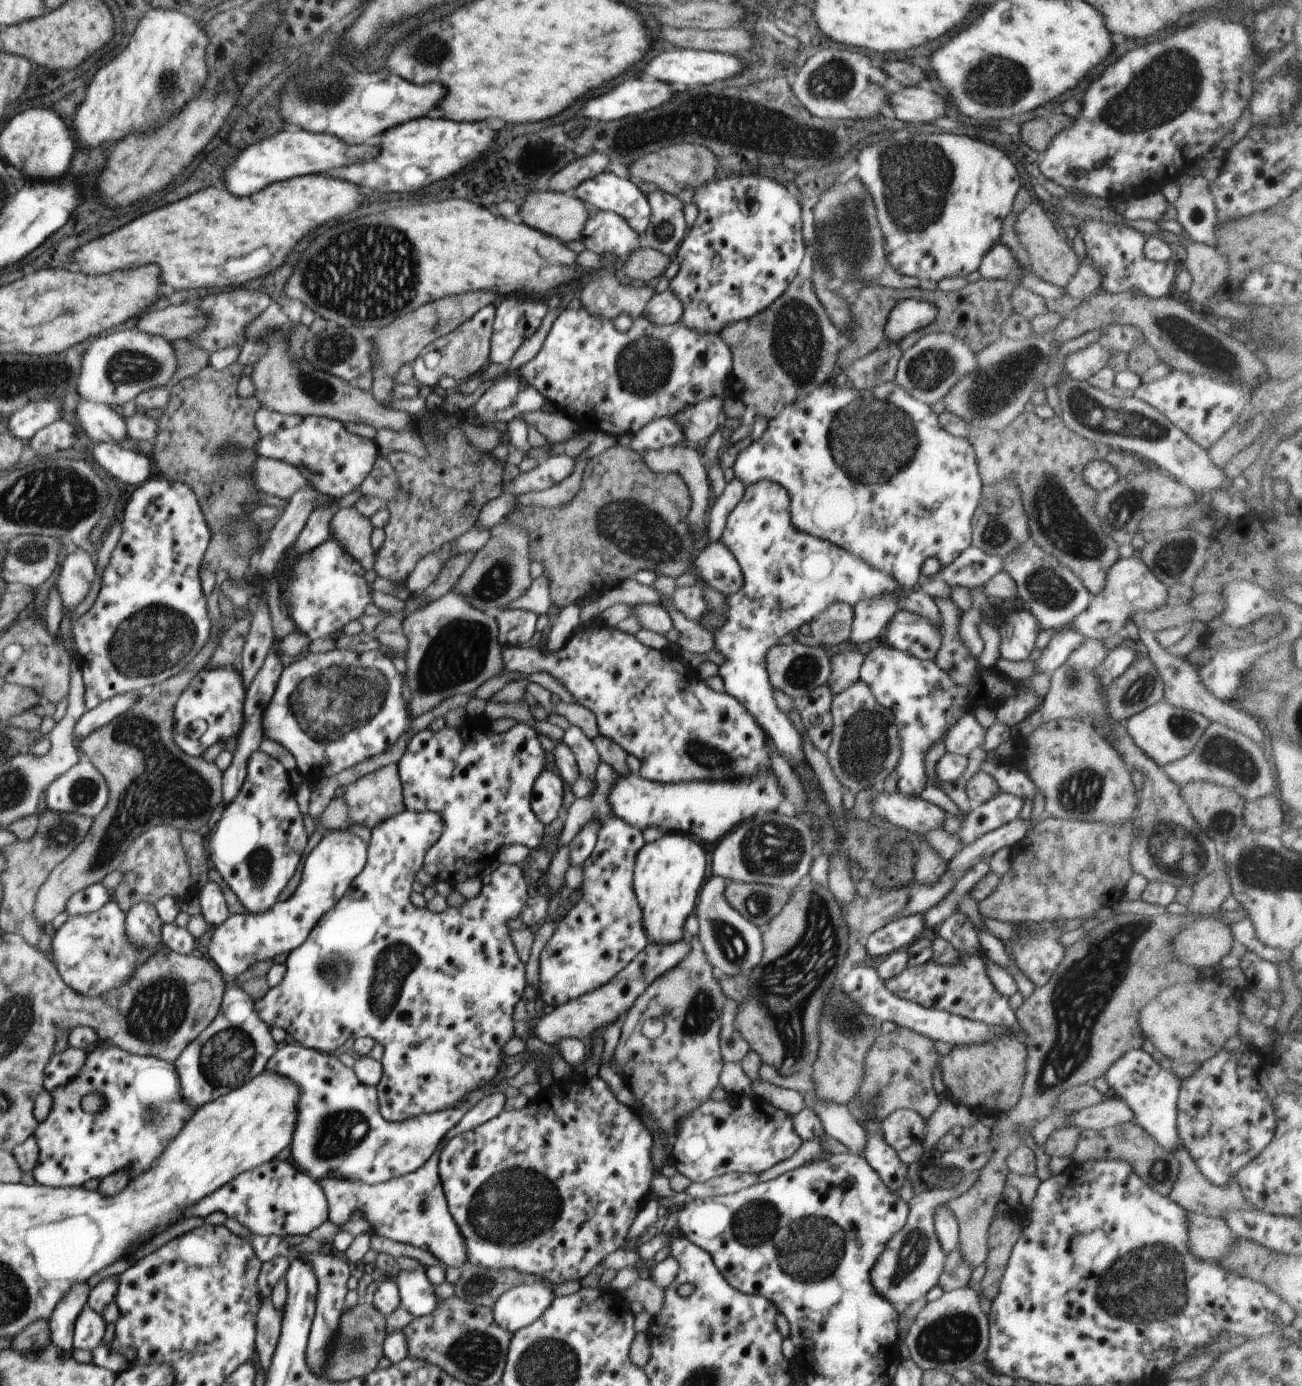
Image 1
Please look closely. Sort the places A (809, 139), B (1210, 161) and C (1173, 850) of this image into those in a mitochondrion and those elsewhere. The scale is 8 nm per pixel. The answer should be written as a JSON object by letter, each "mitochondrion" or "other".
{"A":"mitochondrion","B":"other","C":"mitochondrion"}

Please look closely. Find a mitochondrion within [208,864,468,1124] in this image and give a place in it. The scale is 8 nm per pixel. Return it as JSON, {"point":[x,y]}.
{"point":[393,967]}

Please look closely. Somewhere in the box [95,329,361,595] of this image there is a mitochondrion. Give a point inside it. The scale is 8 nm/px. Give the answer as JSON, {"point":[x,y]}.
{"point":[126,367]}

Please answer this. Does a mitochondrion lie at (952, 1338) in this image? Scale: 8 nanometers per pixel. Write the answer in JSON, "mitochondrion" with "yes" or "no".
{"mitochondrion":"yes"}

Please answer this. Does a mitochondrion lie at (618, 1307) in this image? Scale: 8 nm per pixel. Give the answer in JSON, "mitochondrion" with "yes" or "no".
{"mitochondrion":"no"}

